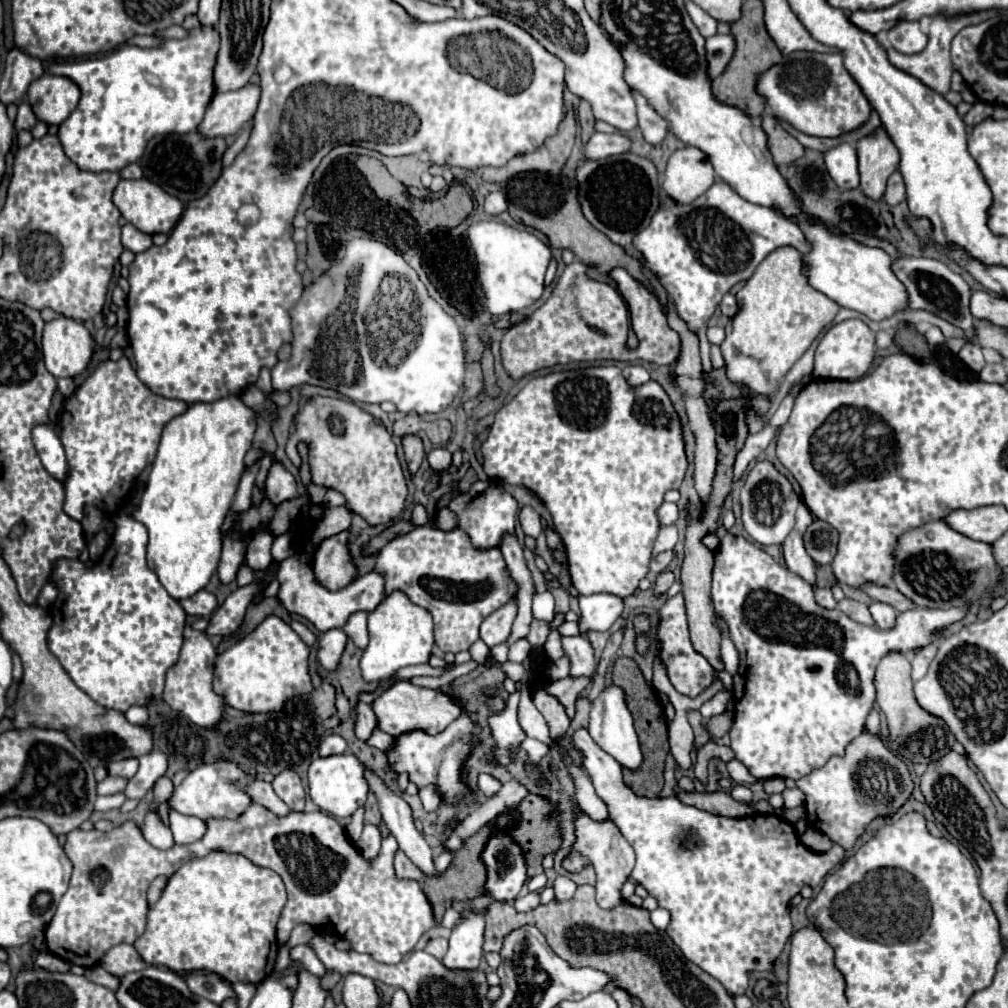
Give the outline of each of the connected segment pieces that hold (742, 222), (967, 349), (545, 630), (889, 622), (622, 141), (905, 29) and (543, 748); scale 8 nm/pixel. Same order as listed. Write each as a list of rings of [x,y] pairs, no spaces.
[[[722,180],[714,182],[706,194],[690,204],[676,204],[668,196],[660,198],[658,212],[650,224],[634,236],[632,244],[642,254],[644,266],[666,288],[678,316],[698,336],[704,370],[712,368],[706,324],[722,296],[734,284],[746,282],[772,250],[792,246],[800,254],[806,252],[806,240],[802,240],[802,232],[798,232],[792,220],[734,196]]]
[[[964,344],[962,350],[958,352],[958,356],[974,370],[974,372],[980,372],[984,368],[984,354],[982,354],[982,348],[978,344]]]
[[[532,620],[532,624],[530,624],[530,632],[528,632],[526,640],[528,640],[530,644],[546,644],[548,634],[550,634],[550,624],[548,624],[548,622]]]
[[[872,602],[868,608],[870,608],[870,614],[872,614],[878,628],[892,628],[894,626],[894,616],[896,616],[894,608],[890,608],[888,604],[882,604],[882,602]]]
[[[594,132],[590,140],[582,146],[582,156],[588,160],[600,160],[606,156],[628,152],[628,148],[630,148],[630,140],[620,132],[614,132],[614,134]]]
[[[898,22],[888,30],[888,40],[902,54],[918,54],[926,48],[926,34],[920,30],[918,22]]]
[[[526,738],[526,740],[522,742],[522,748],[528,752],[528,756],[530,756],[532,762],[540,762],[540,758],[550,750],[546,744],[538,742],[536,738]]]

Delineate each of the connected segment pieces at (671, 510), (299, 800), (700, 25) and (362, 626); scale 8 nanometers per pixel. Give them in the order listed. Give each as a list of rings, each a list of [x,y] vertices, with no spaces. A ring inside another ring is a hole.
[[[662,502],[660,508],[658,508],[658,512],[656,512],[656,516],[658,516],[660,524],[668,526],[668,524],[674,524],[674,522],[676,522],[676,518],[680,516],[680,512],[678,512],[678,506],[676,506],[676,504],[672,504],[672,502]]]
[[[286,770],[280,772],[274,780],[272,780],[272,788],[276,792],[276,796],[294,812],[302,812],[304,810],[304,798],[306,792],[302,788],[300,776],[294,770]]]
[[[688,2],[686,8],[688,8],[688,14],[692,16],[696,28],[702,32],[702,36],[710,38],[710,36],[716,34],[716,26],[718,26],[718,22],[716,22],[708,12],[704,12],[704,10],[702,10],[698,4],[694,4],[694,2]]]
[[[356,612],[354,616],[350,616],[348,624],[344,626],[344,632],[348,634],[348,638],[354,640],[354,644],[358,648],[366,648],[368,644],[368,630],[366,630],[366,614],[364,612]]]

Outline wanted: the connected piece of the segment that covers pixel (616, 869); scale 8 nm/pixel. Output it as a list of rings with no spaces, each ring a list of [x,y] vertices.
[[[578,814],[576,818],[576,844],[570,852],[570,856],[564,860],[564,868],[570,872],[580,870],[588,862],[596,868],[596,902],[604,910],[612,910],[618,904],[622,904],[620,890],[626,884],[632,868],[634,868],[634,850],[626,842],[626,838],[620,834],[618,826],[614,822],[594,822],[586,814]]]

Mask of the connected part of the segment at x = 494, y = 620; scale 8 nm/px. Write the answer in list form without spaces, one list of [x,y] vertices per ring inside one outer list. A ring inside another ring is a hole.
[[[510,600],[508,604],[504,604],[496,612],[492,612],[480,626],[480,638],[488,646],[496,646],[496,644],[506,642],[512,632],[512,622],[516,618],[516,612],[518,612],[518,608],[516,608],[514,600]]]

